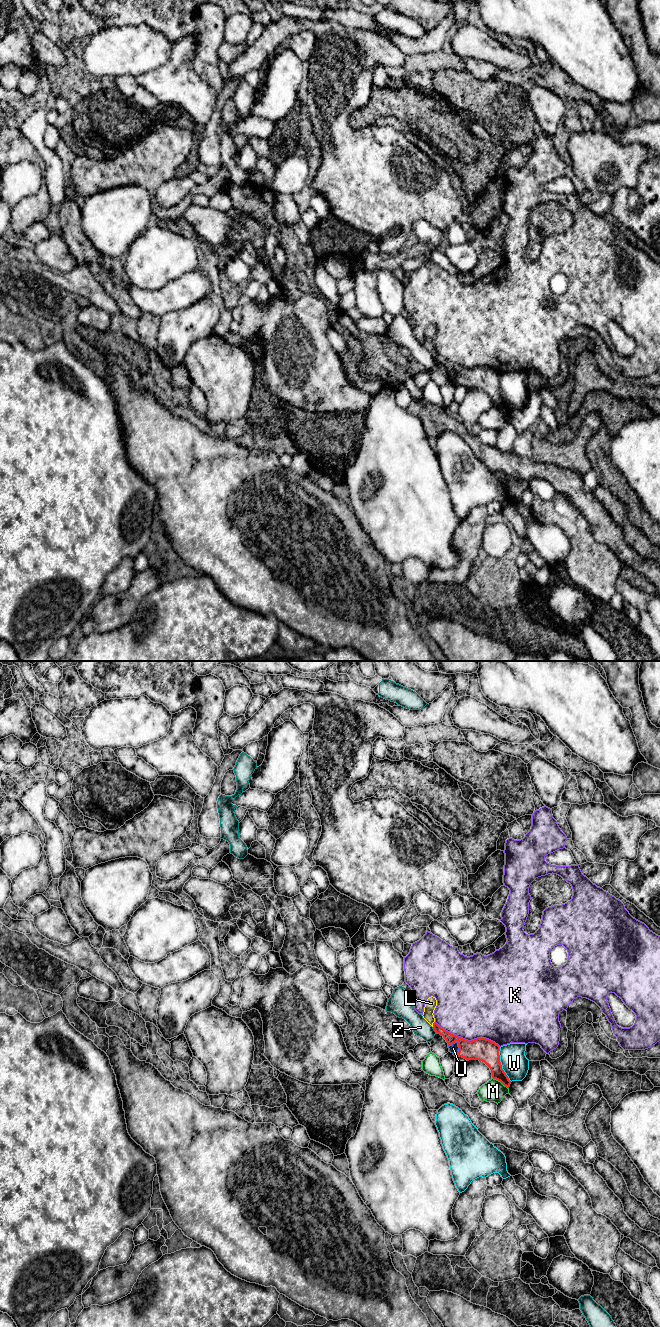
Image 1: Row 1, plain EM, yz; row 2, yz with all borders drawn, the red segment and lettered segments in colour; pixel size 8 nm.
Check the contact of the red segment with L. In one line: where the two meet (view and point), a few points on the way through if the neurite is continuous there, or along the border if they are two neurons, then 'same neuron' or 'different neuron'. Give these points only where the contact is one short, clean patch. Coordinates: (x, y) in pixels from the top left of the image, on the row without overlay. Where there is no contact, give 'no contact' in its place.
contact yz (433, 352); same neuron

